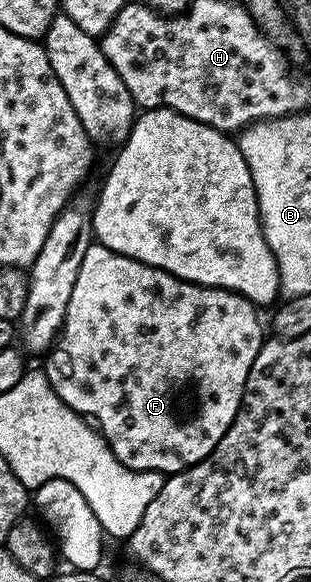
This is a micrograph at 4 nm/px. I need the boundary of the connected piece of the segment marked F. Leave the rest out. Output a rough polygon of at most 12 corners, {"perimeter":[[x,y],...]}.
{"perimeter":[[92,242],[49,385],[134,471],[225,437],[256,304]]}

